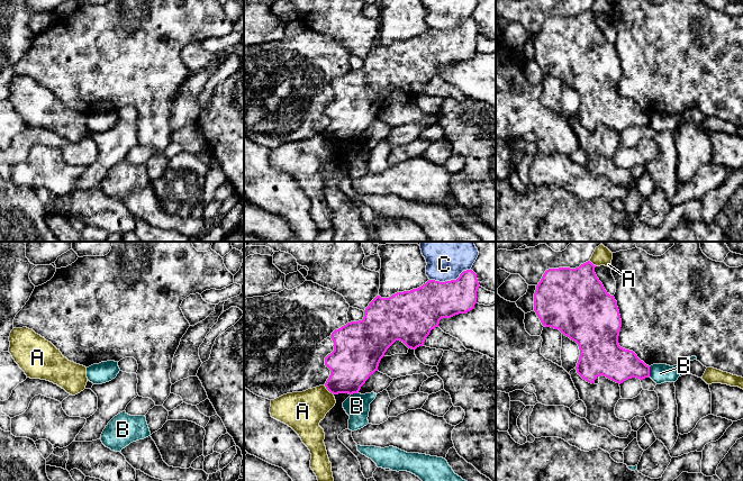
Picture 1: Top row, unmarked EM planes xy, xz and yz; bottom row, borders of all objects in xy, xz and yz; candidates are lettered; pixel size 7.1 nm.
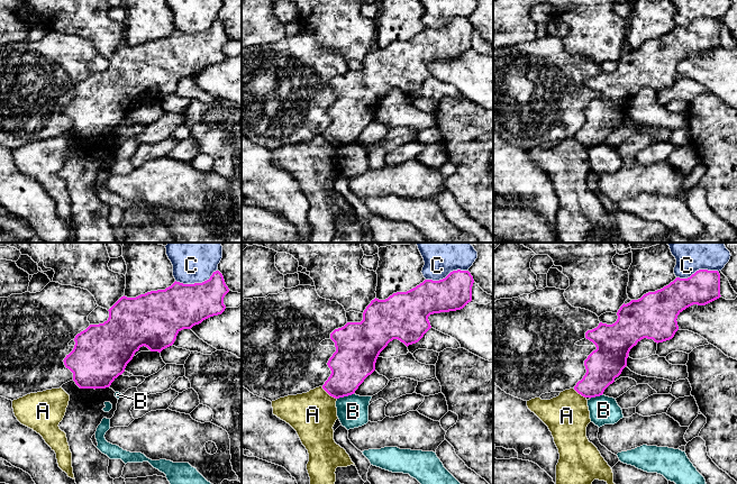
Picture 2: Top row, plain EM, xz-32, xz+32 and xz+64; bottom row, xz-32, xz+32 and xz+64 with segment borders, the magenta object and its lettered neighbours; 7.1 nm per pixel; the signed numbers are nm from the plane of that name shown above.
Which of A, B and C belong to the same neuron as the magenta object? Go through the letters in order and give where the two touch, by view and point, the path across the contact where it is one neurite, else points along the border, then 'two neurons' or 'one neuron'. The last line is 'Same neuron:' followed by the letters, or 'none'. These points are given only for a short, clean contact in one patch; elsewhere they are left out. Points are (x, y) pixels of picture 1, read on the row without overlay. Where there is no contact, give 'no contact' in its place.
A: contact xz (328, 138); two neurons
B: contact yz (649, 119); border yz (649, 115), (650, 124); two neurons
C: contact xz (451, 28); two neurons
Same neuron: none

